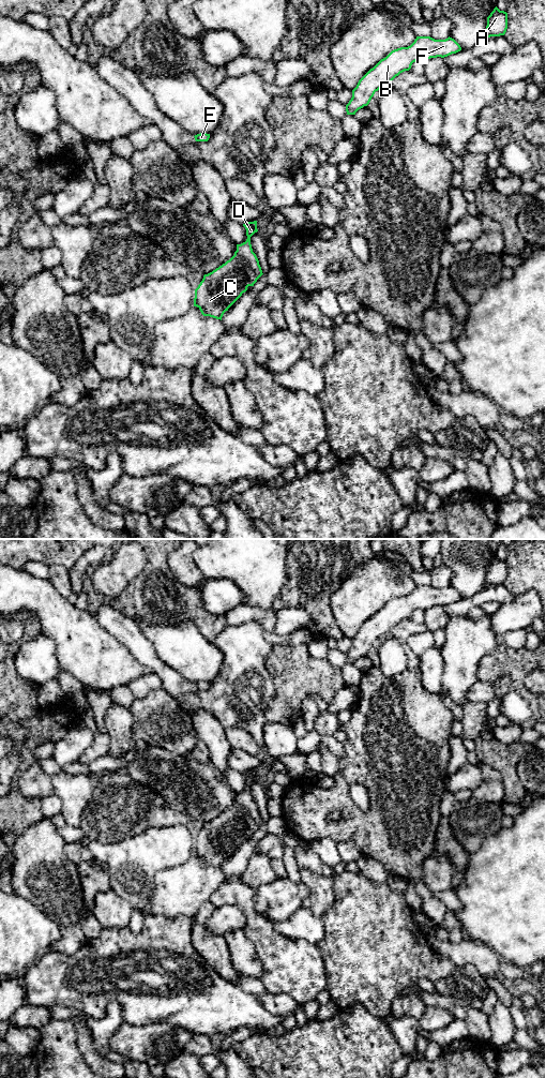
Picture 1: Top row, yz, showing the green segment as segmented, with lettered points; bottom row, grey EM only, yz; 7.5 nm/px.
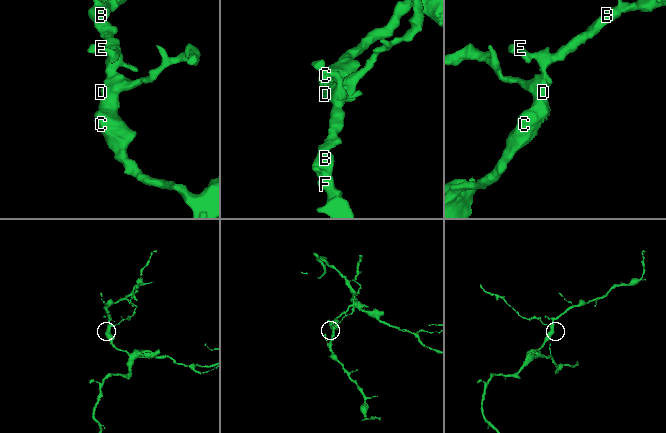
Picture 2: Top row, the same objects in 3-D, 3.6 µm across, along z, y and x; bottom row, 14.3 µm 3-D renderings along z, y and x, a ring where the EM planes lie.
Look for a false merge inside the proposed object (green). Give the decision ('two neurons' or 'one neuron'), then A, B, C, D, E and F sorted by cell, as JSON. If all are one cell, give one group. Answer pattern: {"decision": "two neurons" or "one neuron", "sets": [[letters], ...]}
{"decision": "one neuron", "sets": [["A", "B", "C", "D", "E", "F"]]}

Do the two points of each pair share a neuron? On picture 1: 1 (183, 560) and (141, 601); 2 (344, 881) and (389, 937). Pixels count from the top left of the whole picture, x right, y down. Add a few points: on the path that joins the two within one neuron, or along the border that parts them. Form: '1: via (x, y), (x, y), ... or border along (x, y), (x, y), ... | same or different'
1: border along (171, 551), (167, 562), (171, 573), (192, 586) | different
2: via (354, 895), (364, 912), (375, 923) | same

